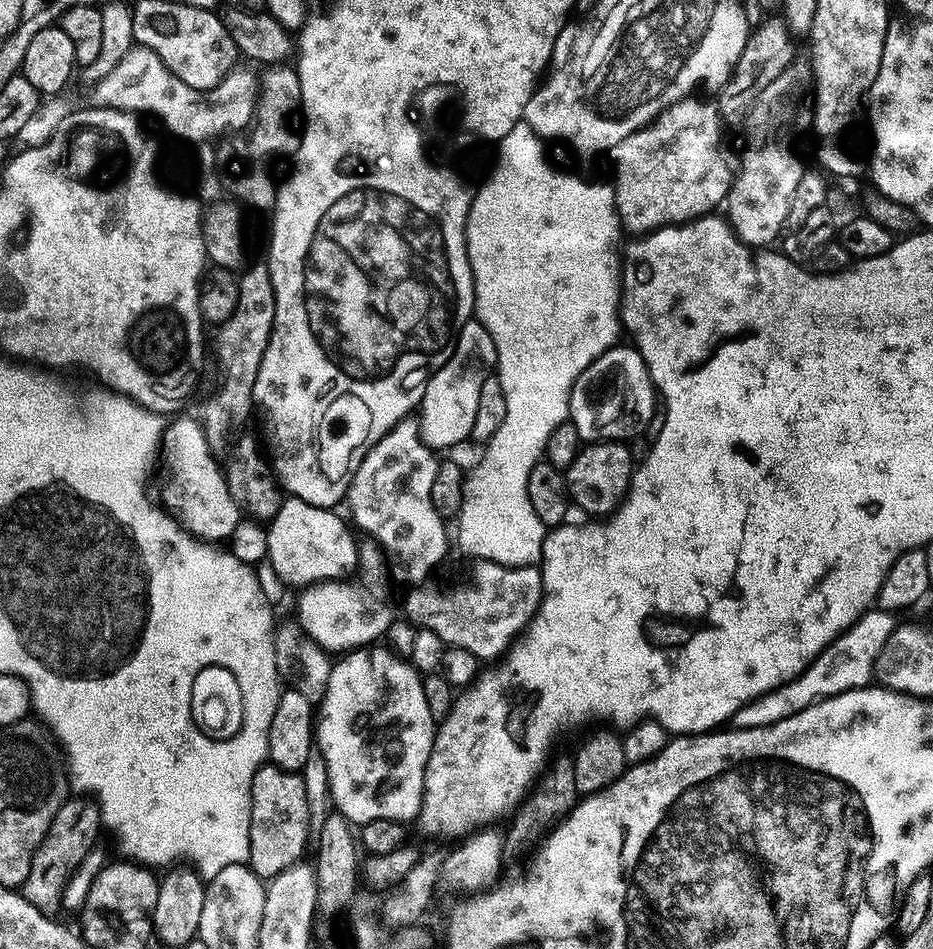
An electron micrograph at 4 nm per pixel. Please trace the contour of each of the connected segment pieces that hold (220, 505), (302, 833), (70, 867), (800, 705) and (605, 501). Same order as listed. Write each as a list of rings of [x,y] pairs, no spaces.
[[[175,417],[175,421],[161,433],[161,503],[184,531],[205,543],[216,544],[231,537],[233,530],[242,522],[242,513],[226,486],[223,469],[215,453],[206,442],[203,425],[195,417],[182,417]]]
[[[271,762],[257,770],[252,779],[252,805],[250,806],[250,854],[248,855],[248,867],[253,874],[259,876],[262,881],[269,882],[276,875],[281,874],[291,864],[296,864],[304,856],[304,847],[309,847],[308,828],[313,827],[310,806],[306,798],[306,782],[300,772],[288,772]]]
[[[76,794],[65,800],[58,814],[54,814],[54,822],[30,862],[30,874],[22,885],[22,895],[25,899],[39,911],[47,914],[59,913],[64,887],[87,852],[97,847],[96,835],[99,834],[100,828],[102,829],[102,817],[100,806],[95,799],[84,794]]]
[[[869,610],[860,619],[844,629],[831,644],[828,644],[812,660],[810,667],[801,676],[795,676],[781,688],[775,688],[746,702],[732,715],[732,728],[761,728],[774,722],[782,722],[794,714],[825,700],[827,696],[837,696],[855,688],[867,688],[873,683],[876,659],[890,634],[896,629],[898,620],[891,612]]]
[[[614,440],[585,443],[566,469],[571,503],[588,512],[589,517],[607,517],[620,507],[628,495],[628,483],[632,481],[633,471],[632,449],[627,443]]]

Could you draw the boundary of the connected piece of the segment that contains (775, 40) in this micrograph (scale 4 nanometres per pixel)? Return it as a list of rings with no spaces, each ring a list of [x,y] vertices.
[[[772,14],[767,18],[769,20],[764,21],[757,32],[755,29],[749,35],[740,60],[736,63],[734,79],[719,93],[721,96],[718,99],[718,111],[725,125],[743,125],[761,85],[774,82],[774,78],[778,78],[778,74],[782,74],[782,70],[786,70],[786,66],[790,66],[790,62],[797,59],[796,40],[792,37],[794,32],[788,21],[780,14]]]

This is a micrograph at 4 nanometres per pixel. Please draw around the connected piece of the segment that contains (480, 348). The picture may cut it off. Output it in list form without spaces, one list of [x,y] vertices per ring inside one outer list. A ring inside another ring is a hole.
[[[468,319],[456,336],[456,345],[450,358],[446,358],[444,365],[424,381],[424,397],[418,405],[418,419],[420,436],[429,448],[452,448],[472,436],[474,414],[478,414],[478,397],[482,394],[482,382],[493,376],[495,370],[496,347],[494,338],[490,338],[490,330],[486,330],[480,320]]]

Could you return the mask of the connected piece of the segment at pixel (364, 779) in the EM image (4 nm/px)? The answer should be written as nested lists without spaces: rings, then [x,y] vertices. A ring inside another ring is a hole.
[[[365,646],[341,655],[333,663],[326,694],[318,705],[314,730],[318,747],[326,758],[328,790],[335,811],[358,818],[360,824],[377,820],[416,820],[424,802],[424,771],[436,740],[438,721],[426,706],[421,673],[407,659],[399,660],[380,646]]]

